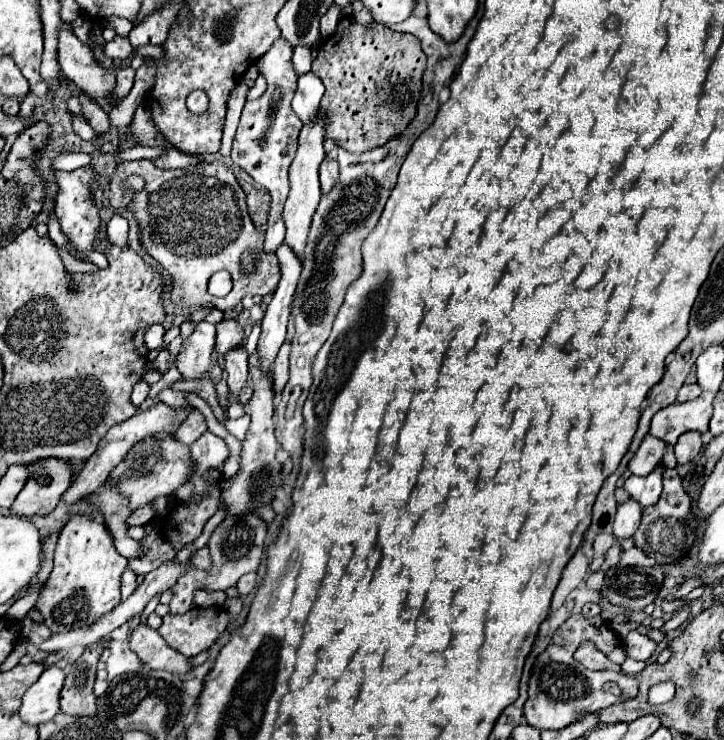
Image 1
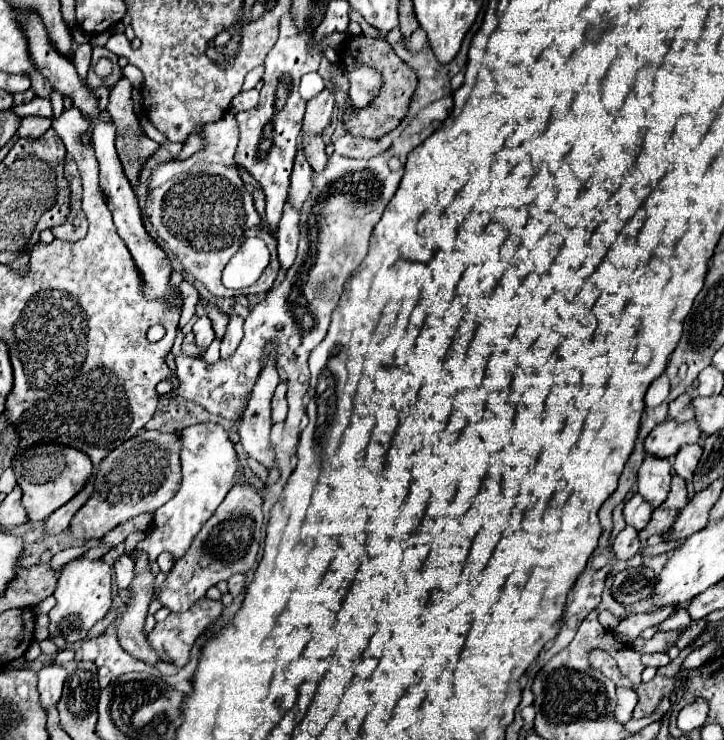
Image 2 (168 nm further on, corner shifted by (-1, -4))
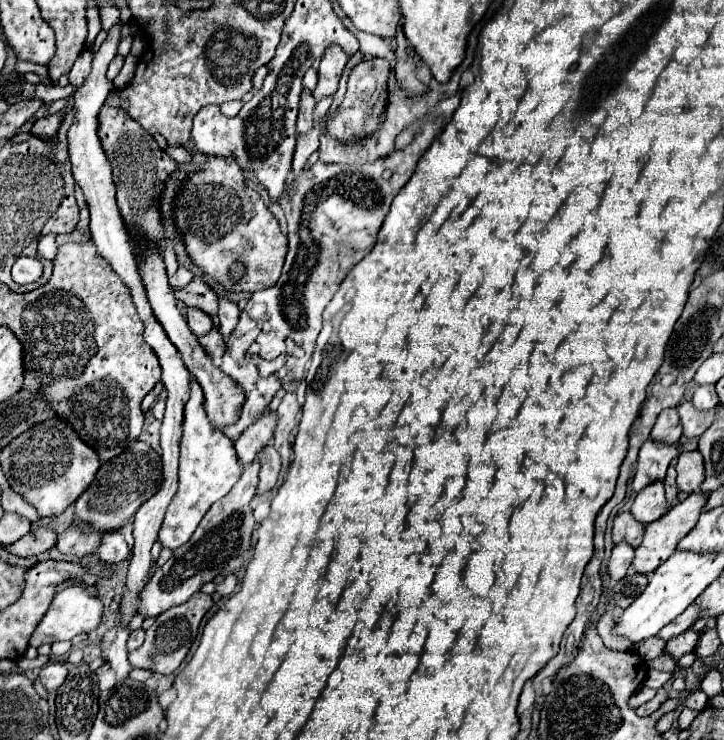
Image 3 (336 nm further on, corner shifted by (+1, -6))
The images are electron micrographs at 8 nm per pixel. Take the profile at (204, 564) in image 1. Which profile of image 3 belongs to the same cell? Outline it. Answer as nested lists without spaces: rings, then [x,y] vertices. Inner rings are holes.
[[[191,380],[191,398],[185,406],[185,422],[181,436],[181,458],[179,458],[179,490],[173,496],[163,526],[159,530],[159,542],[163,548],[179,548],[193,536],[199,526],[203,514],[213,506],[213,502],[221,500],[239,480],[243,466],[239,464],[233,440],[229,440],[223,432],[213,430],[209,418],[203,410],[203,392],[197,380]]]

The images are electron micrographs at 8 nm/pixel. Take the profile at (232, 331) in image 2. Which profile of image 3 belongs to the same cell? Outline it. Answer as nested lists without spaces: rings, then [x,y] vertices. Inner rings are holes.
[[[219,298],[219,332],[221,332],[221,336],[227,340],[231,334],[233,334],[233,330],[237,328],[237,320],[239,320],[239,308],[237,308],[237,304],[233,304],[233,302],[229,302],[229,300],[225,300],[225,298]]]

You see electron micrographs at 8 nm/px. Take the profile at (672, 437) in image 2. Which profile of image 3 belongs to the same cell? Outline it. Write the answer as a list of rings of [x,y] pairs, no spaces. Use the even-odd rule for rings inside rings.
[[[649,438],[639,450],[639,462],[637,462],[635,478],[633,478],[633,490],[639,492],[647,484],[651,484],[655,480],[663,480],[667,466],[679,454],[681,454],[681,442],[661,444],[661,442]]]

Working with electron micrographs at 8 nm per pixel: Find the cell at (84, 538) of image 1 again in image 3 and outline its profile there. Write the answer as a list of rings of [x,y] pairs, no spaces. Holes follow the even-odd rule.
[[[67,586],[55,594],[47,614],[43,616],[41,624],[35,628],[29,644],[39,648],[41,644],[53,644],[57,640],[71,640],[77,634],[91,634],[103,618],[103,602],[99,596],[93,596],[87,586]]]

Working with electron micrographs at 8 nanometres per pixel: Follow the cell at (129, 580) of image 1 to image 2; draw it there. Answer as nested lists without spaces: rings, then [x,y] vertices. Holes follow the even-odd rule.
[[[121,554],[115,560],[113,570],[115,570],[115,582],[117,582],[117,586],[121,590],[125,590],[131,584],[131,578],[135,576],[135,572],[133,572],[133,558],[129,554]]]

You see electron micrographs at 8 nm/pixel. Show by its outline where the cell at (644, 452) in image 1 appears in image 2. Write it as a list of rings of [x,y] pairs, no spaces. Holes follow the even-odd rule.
[[[645,458],[639,470],[637,486],[639,494],[653,508],[661,506],[669,494],[671,484],[671,464],[663,458]]]

